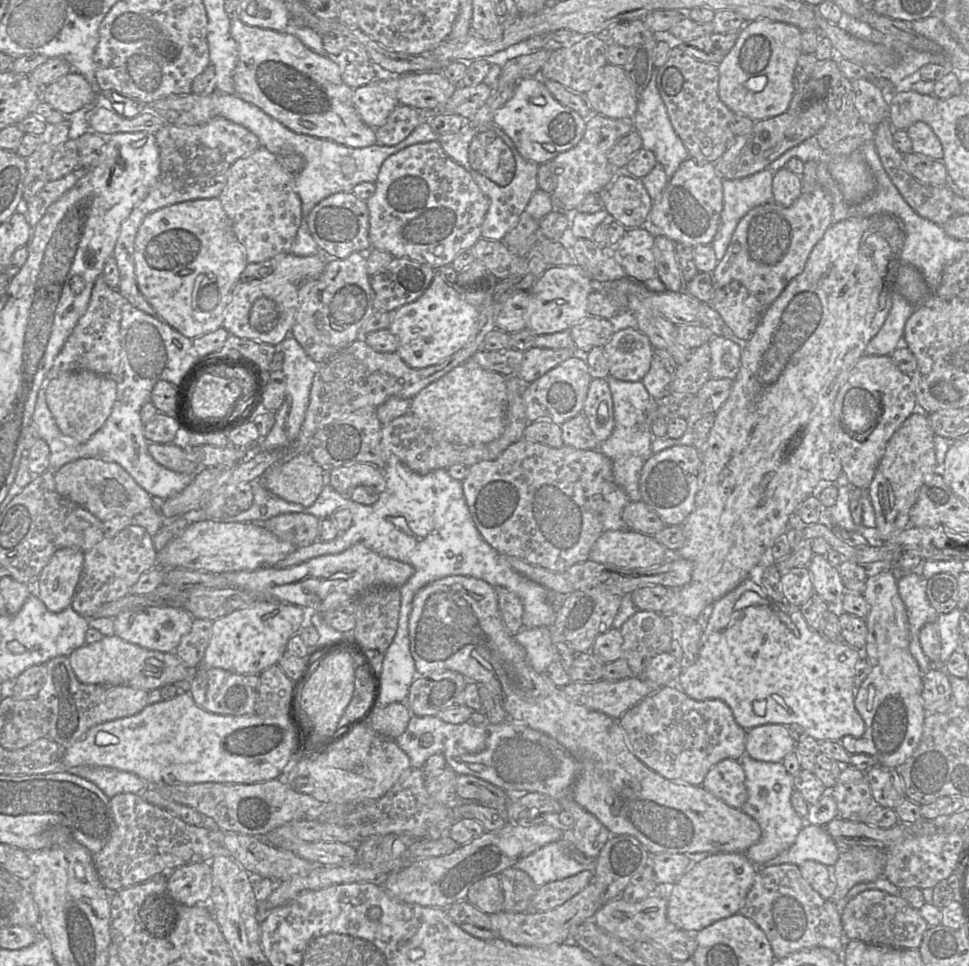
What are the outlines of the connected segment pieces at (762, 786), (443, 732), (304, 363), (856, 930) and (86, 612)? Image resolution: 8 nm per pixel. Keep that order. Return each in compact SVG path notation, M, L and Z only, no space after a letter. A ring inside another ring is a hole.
M746 753L739 761L745 772L748 792L748 799L740 809L757 821L762 832L760 839L745 853L752 863L762 867L793 845L806 821L791 804L791 794L794 791L793 779L782 762L757 761ZM776 784L781 787L780 791L775 791Z
M412 716L406 730L396 739L397 745L409 757L411 767L421 768L433 754L442 754L447 767L457 775L475 776L504 790L511 799L519 794L540 793L557 800L562 810L570 812L574 824L566 829L566 841L587 857L596 859L601 849L611 837L610 831L591 813L578 805L572 797L572 789L578 776L578 765L562 746L548 735L526 725L506 719L499 724L485 723L473 725L471 722L462 724L446 723L435 716Z
M292 336L286 337L275 346L276 352L284 353L282 371L286 378L286 398L282 406L275 412L275 424L265 438L257 442L260 451L272 451L290 447L298 437L301 425L309 405L310 390L319 364L313 361L304 351L298 341Z
M866 890L852 898L841 912L841 922L845 940L905 949L918 949L929 928L920 911L908 901L881 890Z
M131 524L113 538L104 537L84 554L84 563L72 598L71 607L81 616L91 619L97 609L130 593L140 576L157 565L158 553L153 537L143 527Z

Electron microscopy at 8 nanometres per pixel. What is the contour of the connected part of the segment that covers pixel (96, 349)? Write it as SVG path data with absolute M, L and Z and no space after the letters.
M98 277L94 283L87 310L79 319L63 348L55 358L52 368L46 375L46 382L50 382L50 380L61 373L82 370L105 376L116 376L121 366L120 322L122 318L122 307L126 302L118 289L110 288L102 277Z

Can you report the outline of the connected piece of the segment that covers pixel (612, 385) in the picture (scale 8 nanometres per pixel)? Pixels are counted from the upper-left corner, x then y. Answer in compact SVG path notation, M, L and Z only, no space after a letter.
M608 375L605 380L611 391L614 409L614 429L611 436L598 445L598 450L613 464L613 482L629 497L631 502L641 501L639 478L642 467L652 456L653 436L649 428L651 397L641 381L620 381Z

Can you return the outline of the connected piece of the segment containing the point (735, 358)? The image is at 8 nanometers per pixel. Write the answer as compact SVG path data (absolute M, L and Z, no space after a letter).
M713 336L708 344L711 352L711 378L734 380L740 368L742 353L740 346L719 336Z

